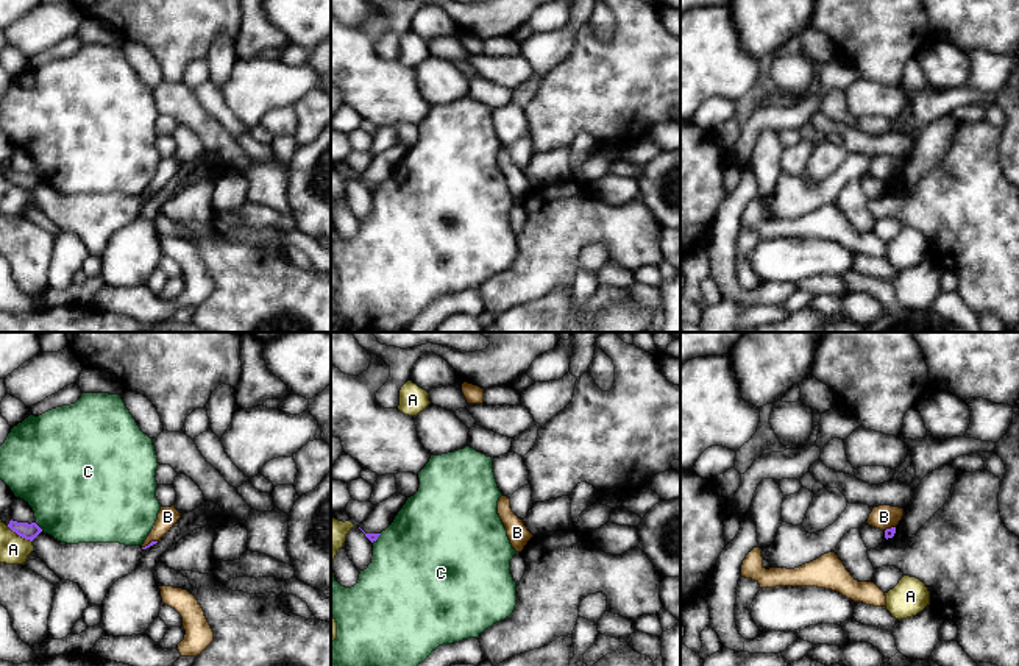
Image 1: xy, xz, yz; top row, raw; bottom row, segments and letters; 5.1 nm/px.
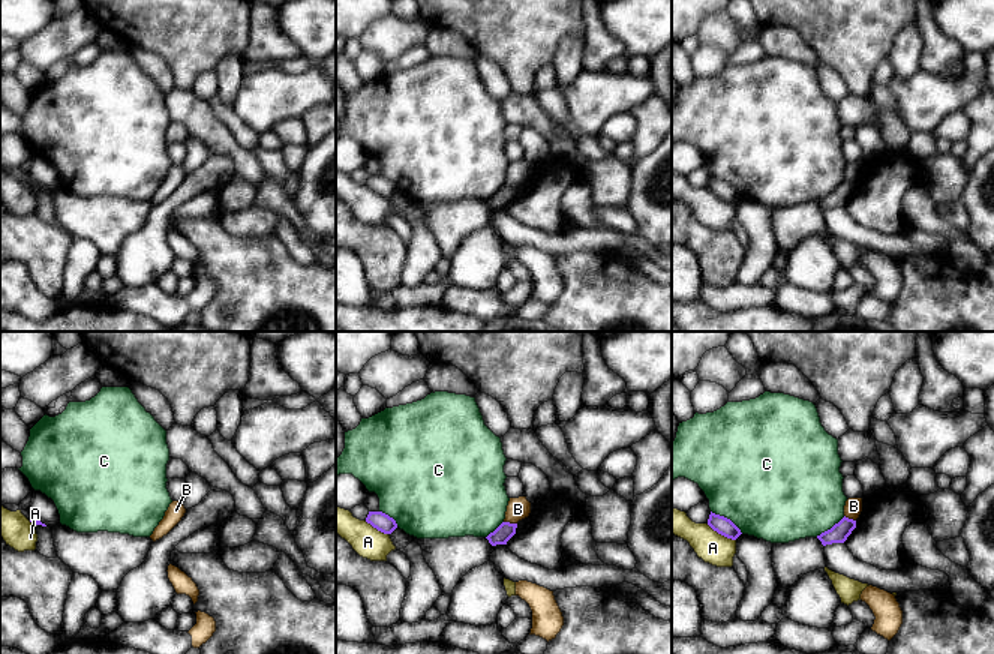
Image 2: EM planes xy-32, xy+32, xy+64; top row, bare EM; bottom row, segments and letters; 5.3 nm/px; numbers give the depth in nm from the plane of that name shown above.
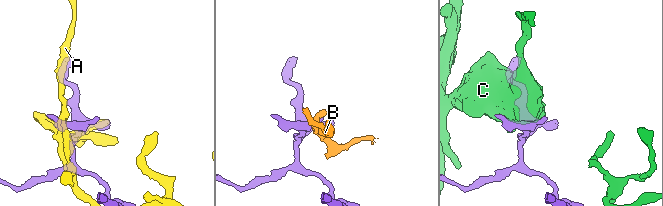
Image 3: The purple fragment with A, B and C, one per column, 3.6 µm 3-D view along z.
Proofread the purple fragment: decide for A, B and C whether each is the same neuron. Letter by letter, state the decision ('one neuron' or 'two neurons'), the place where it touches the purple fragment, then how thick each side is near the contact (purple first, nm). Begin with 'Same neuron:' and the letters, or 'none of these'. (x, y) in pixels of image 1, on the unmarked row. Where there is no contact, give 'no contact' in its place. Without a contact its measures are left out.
Same neuron: none of these
A: two neurons; meets purple in xy at (19, 186); 80 nm thick on the purple side, 150 nm on the other
B: two neurons; meets purple in xy at (150, 194); 20 nm thick on the purple side, 110 nm on the other
C: two neurons; meets purple in xy at (39, 178); 80 nm thick on the purple side, 480 nm on the other

